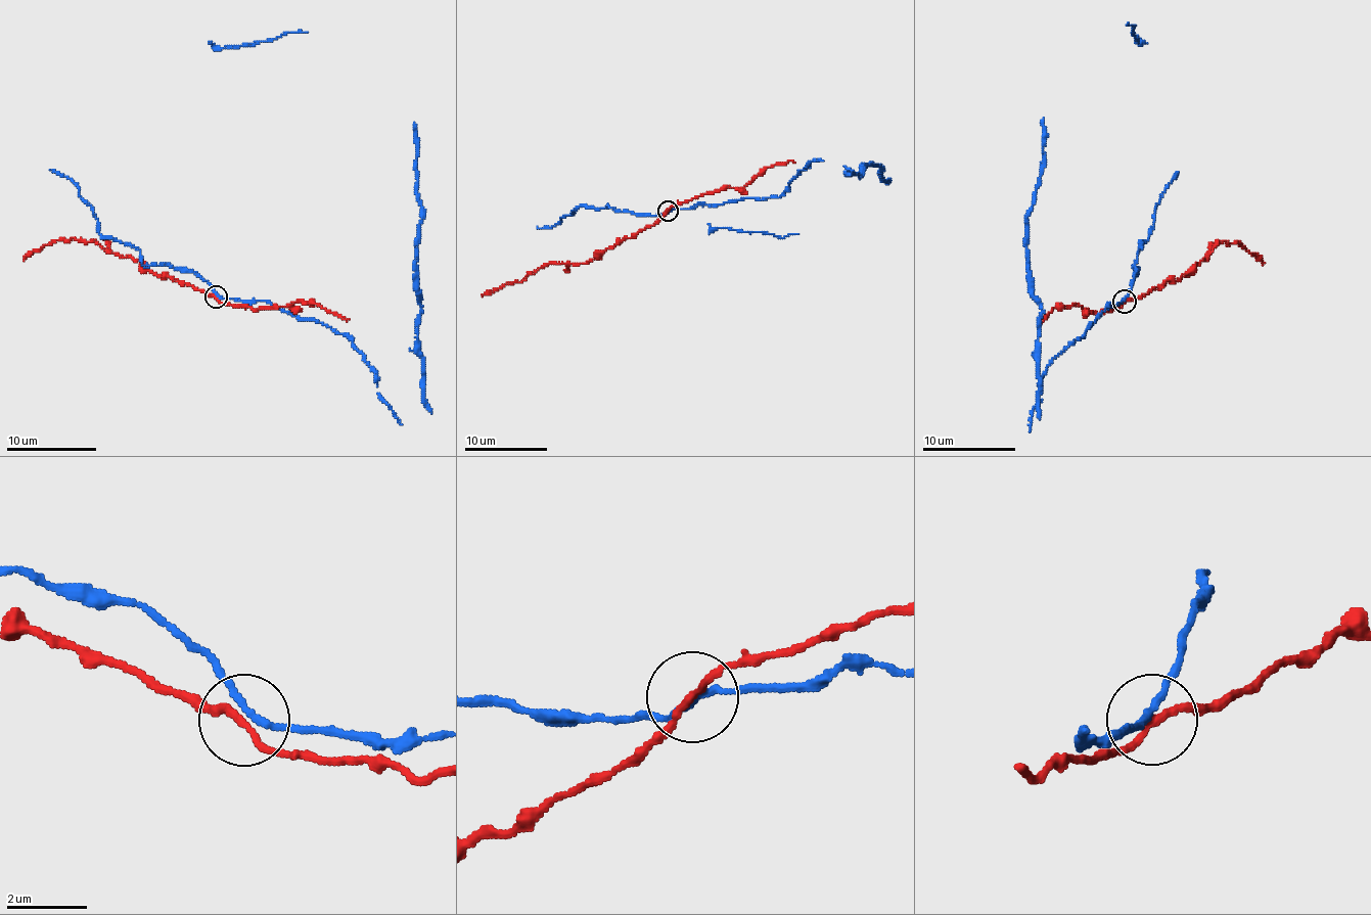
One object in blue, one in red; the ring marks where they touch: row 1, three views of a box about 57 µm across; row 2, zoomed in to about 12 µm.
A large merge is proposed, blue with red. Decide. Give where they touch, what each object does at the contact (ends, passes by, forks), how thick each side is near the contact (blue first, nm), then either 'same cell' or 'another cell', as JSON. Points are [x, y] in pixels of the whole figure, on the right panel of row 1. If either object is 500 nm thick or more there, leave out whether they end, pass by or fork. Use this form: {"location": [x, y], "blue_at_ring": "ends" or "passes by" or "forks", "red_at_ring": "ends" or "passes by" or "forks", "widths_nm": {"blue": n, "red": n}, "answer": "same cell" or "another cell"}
{"location": [1125, 301], "blue_at_ring": "passes by", "red_at_ring": "passes by", "widths_nm": {"blue": 140, "red": 150}, "answer": "same cell"}

